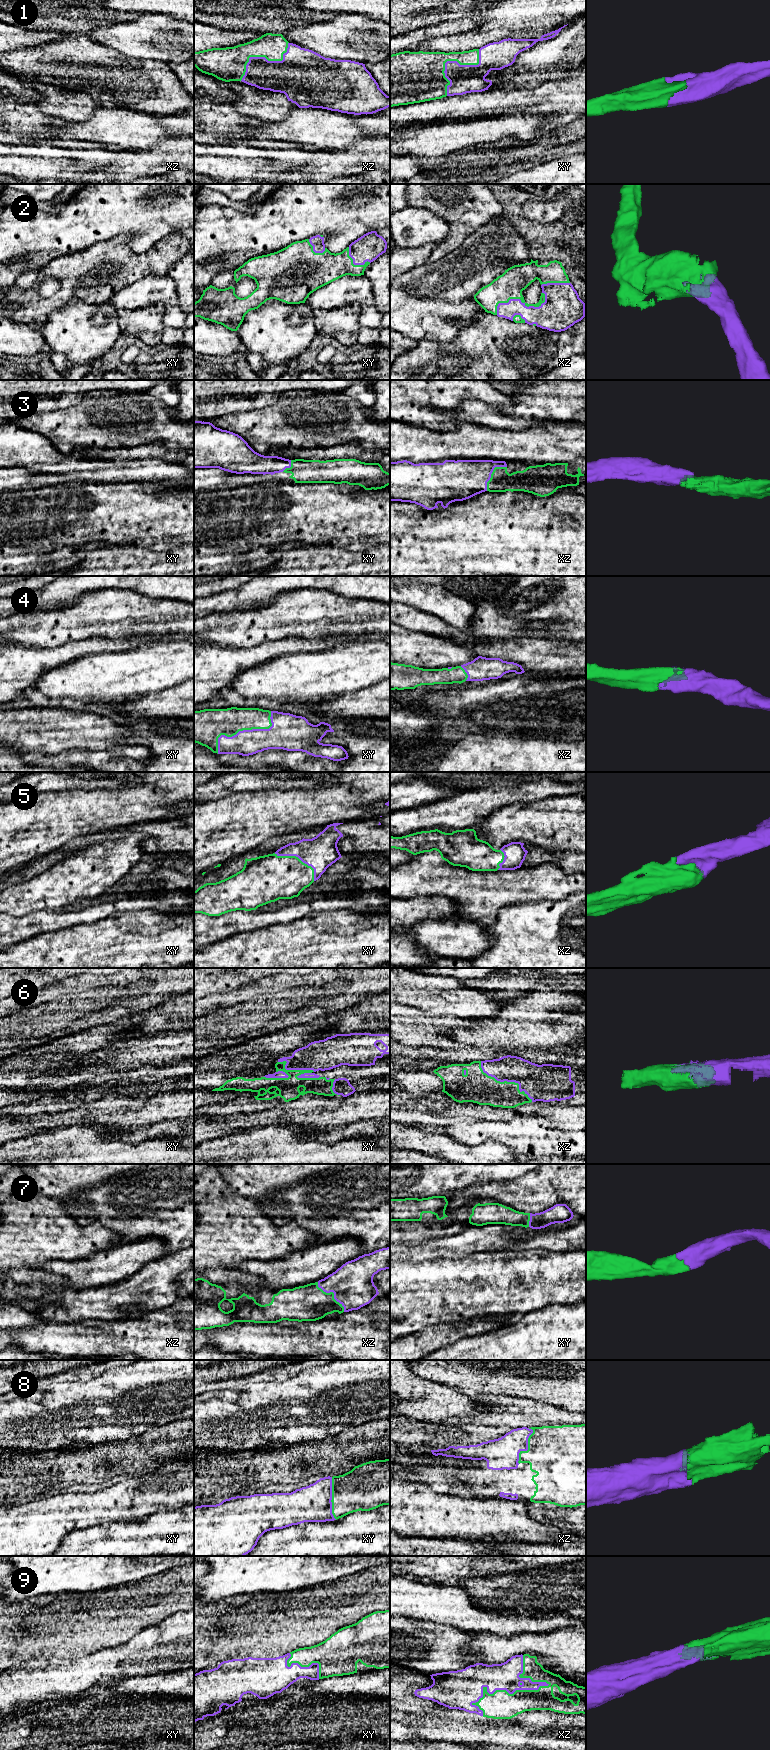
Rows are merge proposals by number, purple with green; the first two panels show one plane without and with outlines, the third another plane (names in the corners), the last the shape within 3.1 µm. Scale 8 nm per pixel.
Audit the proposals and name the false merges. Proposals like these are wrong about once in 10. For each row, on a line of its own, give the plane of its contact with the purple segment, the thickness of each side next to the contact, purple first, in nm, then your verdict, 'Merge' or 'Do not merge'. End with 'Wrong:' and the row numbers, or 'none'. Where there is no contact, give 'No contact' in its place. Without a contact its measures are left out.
1: Touches purple in xy. Thickness 220 nm (purple) against 340 nm. Merge
2: Touches purple in xz. Thickness 190 nm (purple) against 220 nm. Merge
3: Touches purple in xz. Thickness 320 nm (purple) against 180 nm. Merge
4: Touches purple in xy. Thickness 200 nm (purple) against 220 nm. Merge
5: Touches purple in xy. Thickness 260 nm (purple) against 360 nm. Merge
6: Touches purple in xz. Thickness 260 nm (purple) against 260 nm. Merge
7: Touches purple in xz. Thickness 340 nm (purple) against 280 nm. Merge
8: Touches purple in xz. Thickness 260 nm (purple) against 460 nm. Merge
9: Touches purple in xz. Thickness 220 nm (purple) against 220 nm. Merge
Wrong: none

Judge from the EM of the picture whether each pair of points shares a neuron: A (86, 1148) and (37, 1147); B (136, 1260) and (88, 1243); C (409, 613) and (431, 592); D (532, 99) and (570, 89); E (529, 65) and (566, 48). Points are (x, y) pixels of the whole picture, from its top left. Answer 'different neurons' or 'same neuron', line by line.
A: same neuron
B: different neurons
C: different neurons
D: same neuron
E: same neuron

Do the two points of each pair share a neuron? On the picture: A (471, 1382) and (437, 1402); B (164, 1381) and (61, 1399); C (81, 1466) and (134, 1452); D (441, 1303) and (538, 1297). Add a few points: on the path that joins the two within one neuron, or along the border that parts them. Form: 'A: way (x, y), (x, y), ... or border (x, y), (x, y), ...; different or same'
A: border (436, 1382), (442, 1385), (457, 1387), (461, 1391); different
B: way (138, 1399), (87, 1399); same
C: way (94, 1463), (121, 1457); same
D: way (465, 1297), (514, 1297); same

